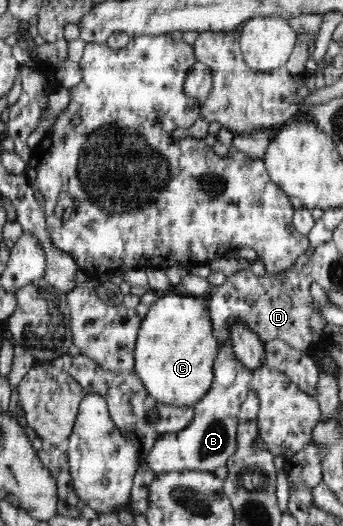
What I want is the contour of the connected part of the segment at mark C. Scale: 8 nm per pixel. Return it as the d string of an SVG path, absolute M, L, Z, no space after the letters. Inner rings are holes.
M161 293L142 318L134 348L134 371L153 399L194 409L211 389L218 350L206 297Z

